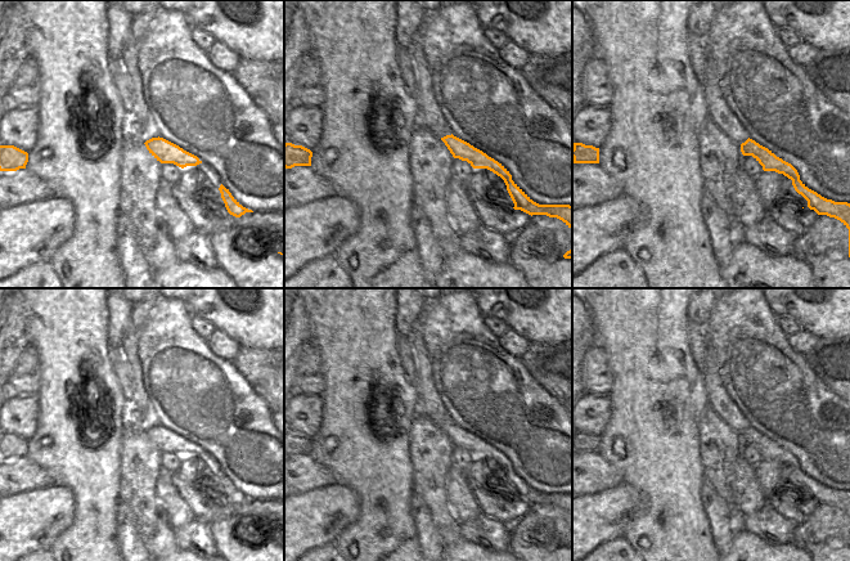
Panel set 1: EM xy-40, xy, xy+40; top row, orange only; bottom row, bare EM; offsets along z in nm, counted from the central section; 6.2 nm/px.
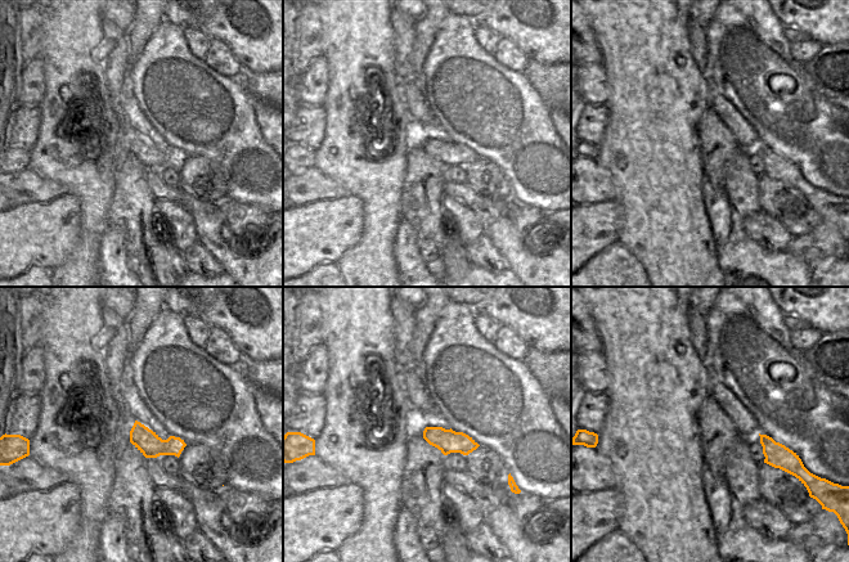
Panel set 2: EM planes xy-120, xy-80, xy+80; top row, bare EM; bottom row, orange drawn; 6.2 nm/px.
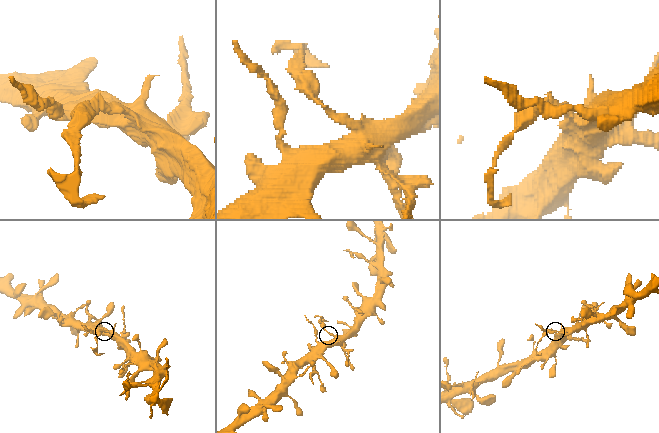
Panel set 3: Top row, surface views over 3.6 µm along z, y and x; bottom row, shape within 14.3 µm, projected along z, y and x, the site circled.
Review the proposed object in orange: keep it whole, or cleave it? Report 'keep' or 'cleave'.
cleave

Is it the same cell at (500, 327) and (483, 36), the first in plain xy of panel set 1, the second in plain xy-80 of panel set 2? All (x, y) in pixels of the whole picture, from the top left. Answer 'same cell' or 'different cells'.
same cell

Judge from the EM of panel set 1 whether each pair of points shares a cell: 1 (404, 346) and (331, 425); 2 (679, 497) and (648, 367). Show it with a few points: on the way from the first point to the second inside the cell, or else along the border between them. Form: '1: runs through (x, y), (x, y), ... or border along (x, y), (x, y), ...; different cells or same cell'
1: border along (397, 336), (397, 357), (403, 372), (409, 380); different cells
2: runs through (664, 465), (660, 421), (650, 411), (648, 399); same cell

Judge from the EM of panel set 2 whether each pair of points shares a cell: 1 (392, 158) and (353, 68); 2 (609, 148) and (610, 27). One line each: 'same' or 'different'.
1: same
2: same

